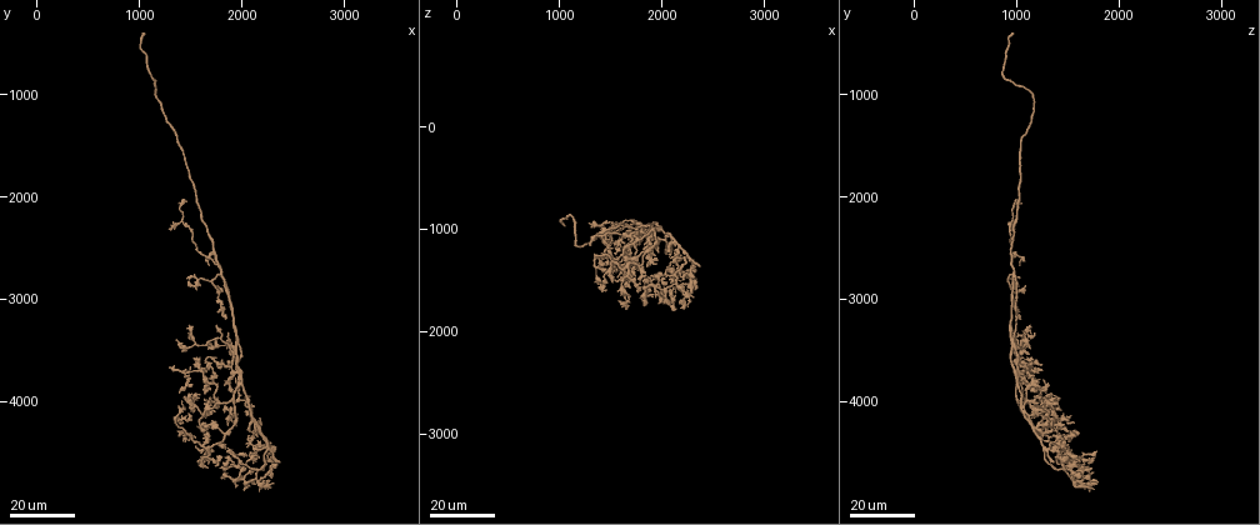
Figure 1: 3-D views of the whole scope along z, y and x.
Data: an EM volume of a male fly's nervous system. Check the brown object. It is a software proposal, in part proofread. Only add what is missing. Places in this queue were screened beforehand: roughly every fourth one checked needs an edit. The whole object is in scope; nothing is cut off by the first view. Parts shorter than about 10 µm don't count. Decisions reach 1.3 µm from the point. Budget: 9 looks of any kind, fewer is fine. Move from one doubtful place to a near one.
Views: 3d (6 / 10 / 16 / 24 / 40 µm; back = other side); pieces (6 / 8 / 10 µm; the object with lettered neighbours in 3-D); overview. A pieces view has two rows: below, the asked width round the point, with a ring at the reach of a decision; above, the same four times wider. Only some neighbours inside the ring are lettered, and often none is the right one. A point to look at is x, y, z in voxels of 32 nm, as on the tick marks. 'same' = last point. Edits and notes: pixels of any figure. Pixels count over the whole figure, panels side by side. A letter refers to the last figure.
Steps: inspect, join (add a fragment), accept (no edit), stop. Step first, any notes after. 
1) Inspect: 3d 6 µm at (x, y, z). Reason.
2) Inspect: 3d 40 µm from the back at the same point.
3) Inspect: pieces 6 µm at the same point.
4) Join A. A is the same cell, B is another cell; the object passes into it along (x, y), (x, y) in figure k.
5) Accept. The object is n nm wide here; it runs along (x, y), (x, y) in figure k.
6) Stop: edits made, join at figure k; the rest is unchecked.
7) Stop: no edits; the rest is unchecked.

Inspect: 3d 16 µm at (1060, 380, 960). Long arm stops here.

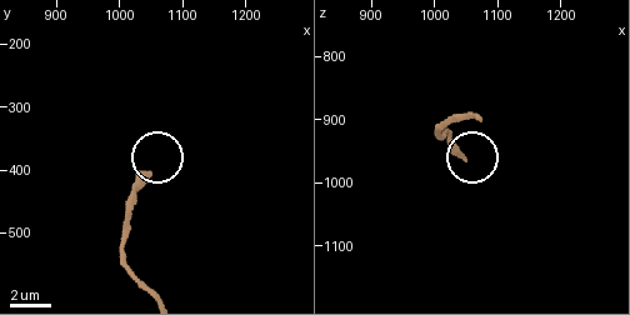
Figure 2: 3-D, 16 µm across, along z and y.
Inspect: pieces 8 µm at (1050, 405, 965).

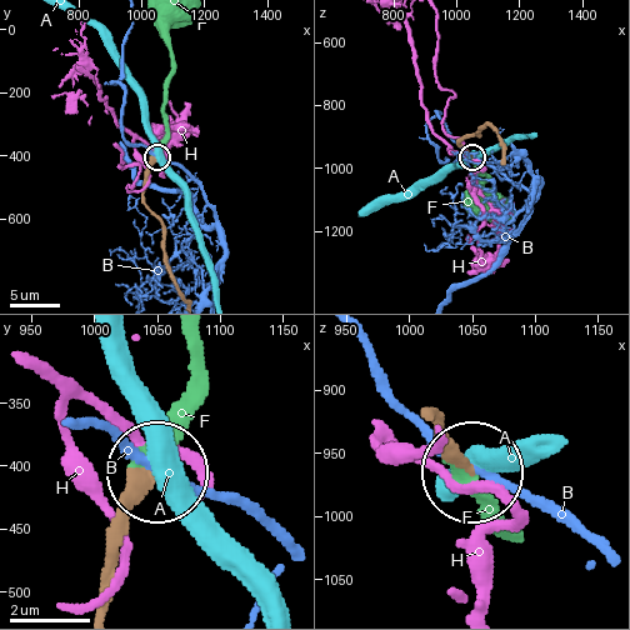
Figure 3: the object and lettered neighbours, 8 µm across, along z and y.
Join F. The object is 260 nm wide here; F is the same cell, A, B and H are other cells; the object passes into it along (104, 579), (128, 491), (188, 390), (195, 340) in figure 3; it goes on there.

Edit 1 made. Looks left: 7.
Inspect: overview.

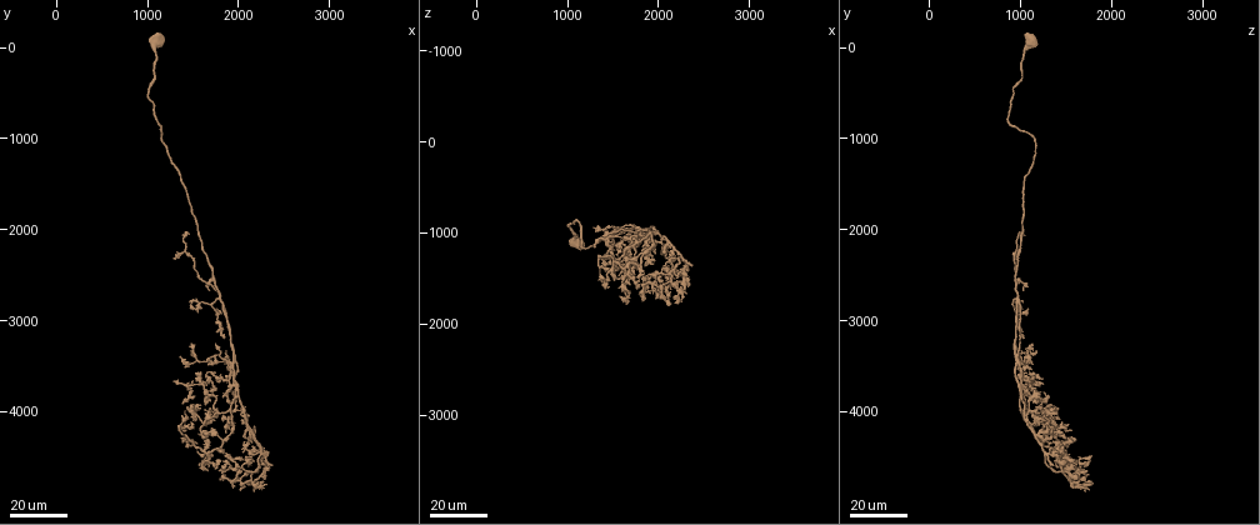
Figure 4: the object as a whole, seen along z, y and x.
Inspect: 3d 24 µm at (2400, 4600, 1350). Free end.

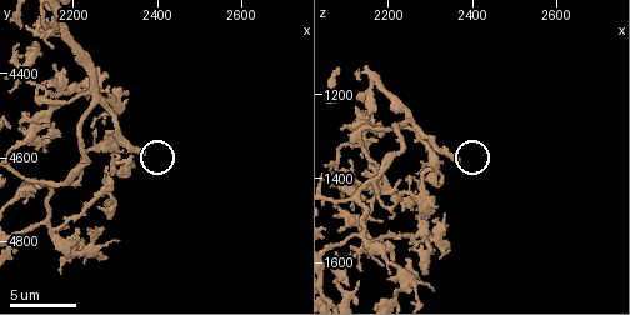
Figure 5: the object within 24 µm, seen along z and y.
Inspect: pieces 8 µm at (2370, 4585, 1360). See the neighbours.

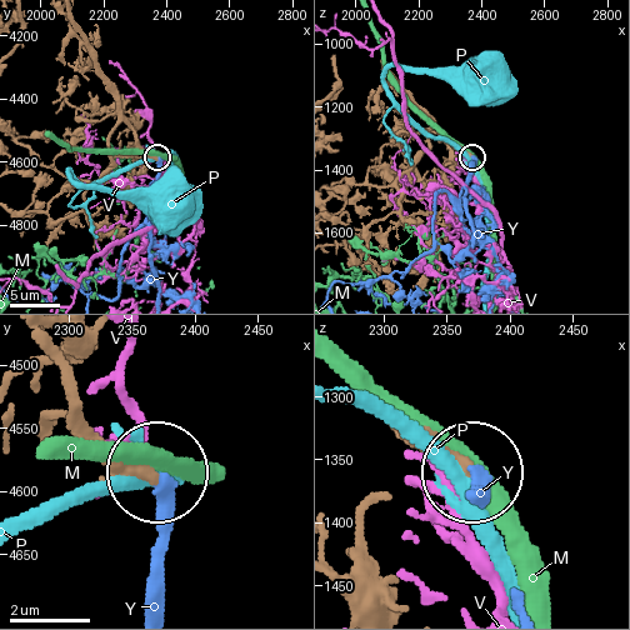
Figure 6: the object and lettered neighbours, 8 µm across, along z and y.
Join Y. Y is the same cell, M, P and V are other cells; the object passes into it along (68, 395), (154, 479), (154, 606) in figure 6; it goes on there.

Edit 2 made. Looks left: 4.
Inspect: overview.

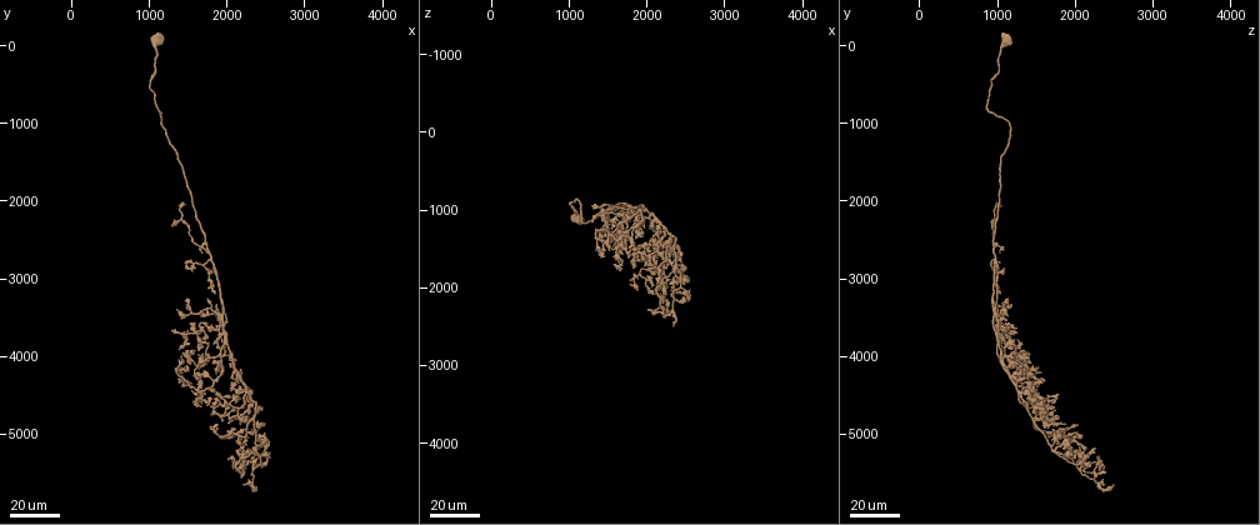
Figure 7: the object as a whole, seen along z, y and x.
Inspect: 3d 40 µm at (1950, 4250, 1300). An open end.

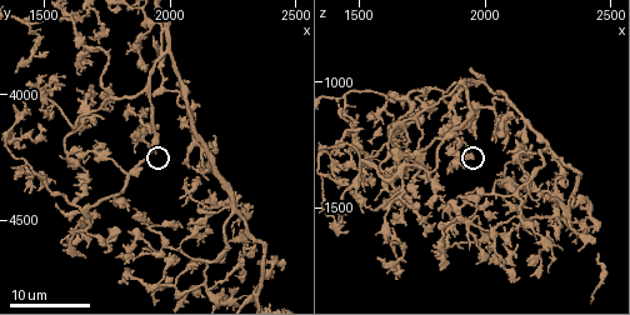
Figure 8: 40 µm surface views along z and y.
Inspect: pieces 6 µm at (1940, 4230, 1340). See the neighbours.

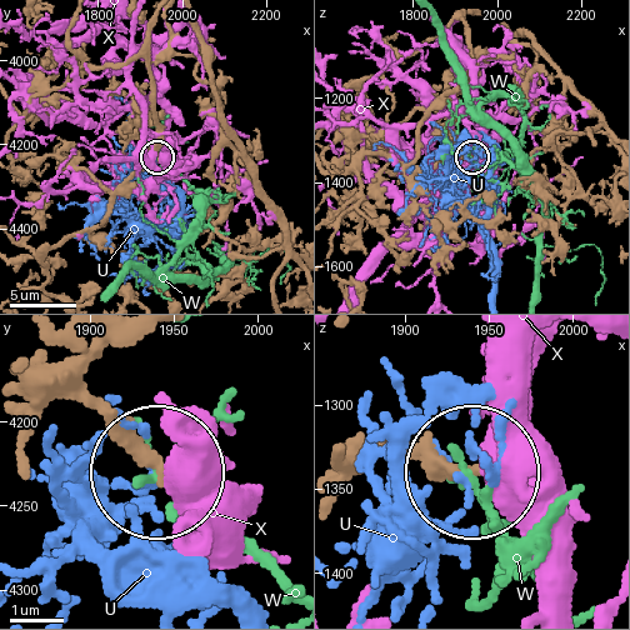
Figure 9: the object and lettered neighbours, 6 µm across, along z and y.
Accept. U, W and X are other cells; it runs along (96, 348), (88, 401), (146, 464) in figure 9; no lettered fragment goes on from it.

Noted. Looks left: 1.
Stop: edits made, join at figure 3, join at figure 6; the rest is unchecked.

